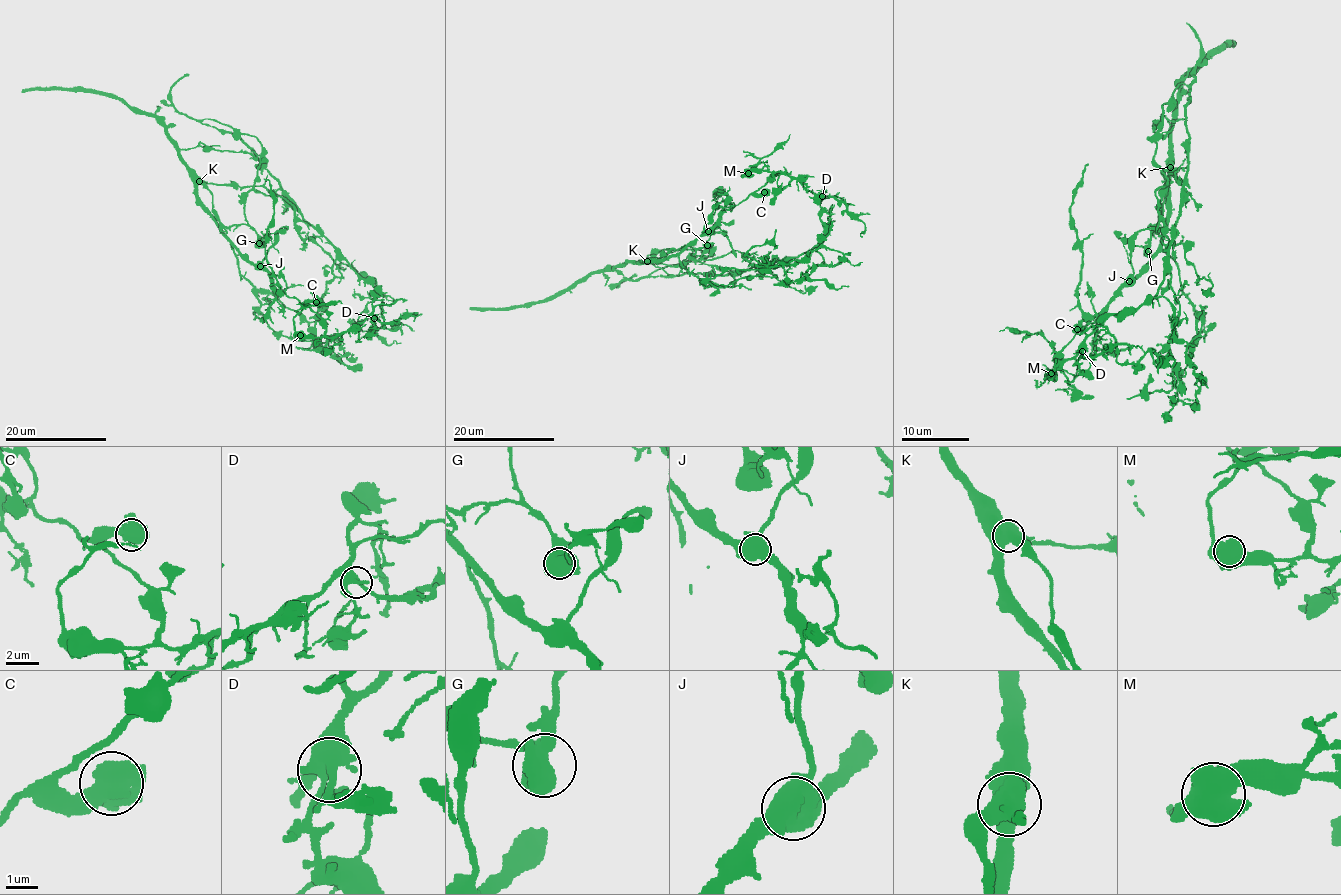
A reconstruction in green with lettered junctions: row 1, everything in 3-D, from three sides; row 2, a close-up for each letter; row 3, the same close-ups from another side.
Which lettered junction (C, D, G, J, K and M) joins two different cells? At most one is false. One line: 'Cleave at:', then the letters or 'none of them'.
Cleave at: K

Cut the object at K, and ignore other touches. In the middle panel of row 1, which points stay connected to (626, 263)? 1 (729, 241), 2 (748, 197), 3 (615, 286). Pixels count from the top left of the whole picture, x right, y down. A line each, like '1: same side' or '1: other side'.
1: same side
2: other side
3: other side

